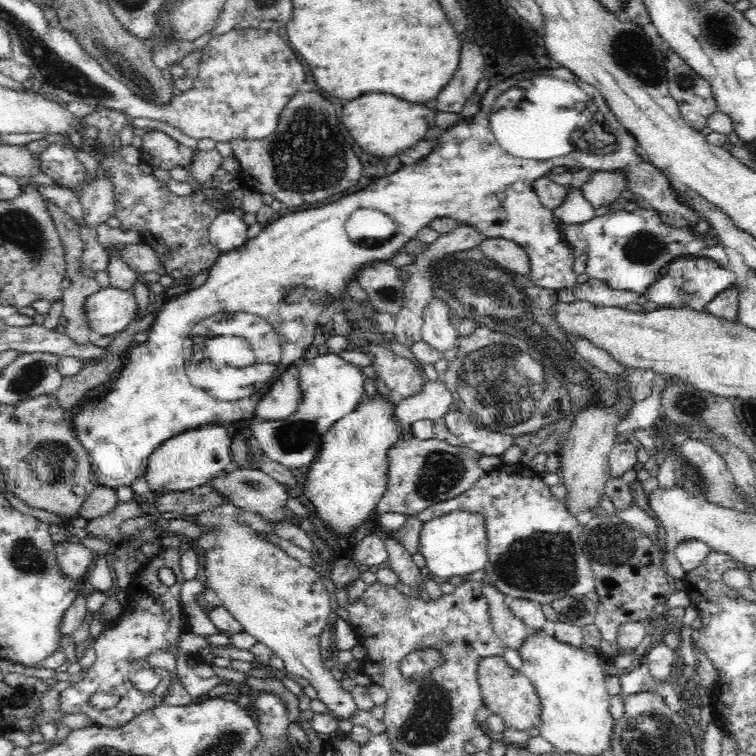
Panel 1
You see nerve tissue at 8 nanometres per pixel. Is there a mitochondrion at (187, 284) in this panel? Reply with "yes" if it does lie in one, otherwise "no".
no

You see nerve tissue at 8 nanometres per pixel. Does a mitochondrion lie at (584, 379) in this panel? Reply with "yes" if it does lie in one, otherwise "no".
yes

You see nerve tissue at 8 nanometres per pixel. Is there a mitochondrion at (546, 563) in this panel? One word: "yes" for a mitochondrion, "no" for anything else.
yes

